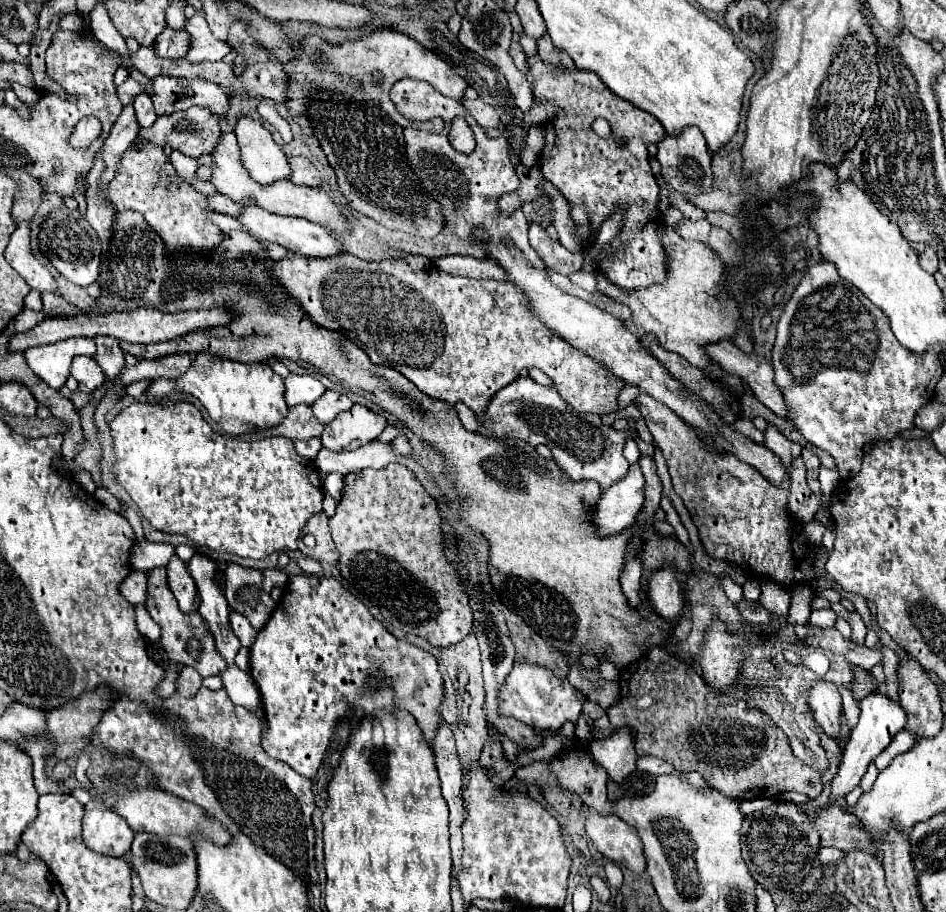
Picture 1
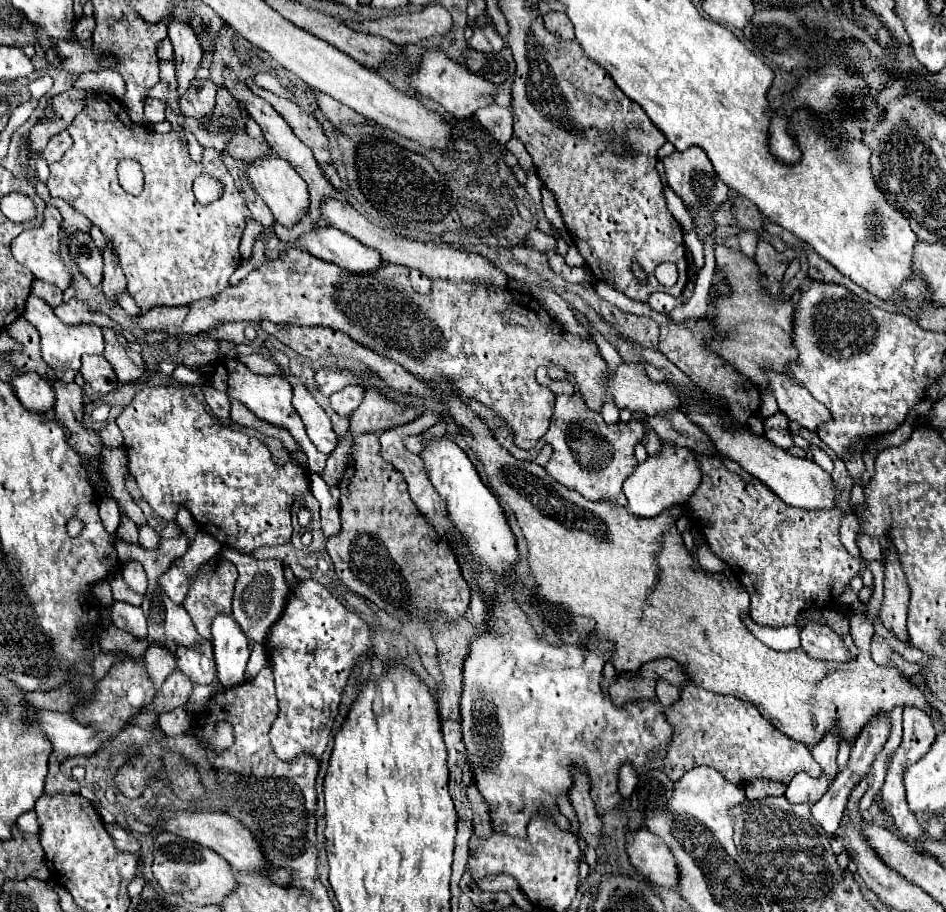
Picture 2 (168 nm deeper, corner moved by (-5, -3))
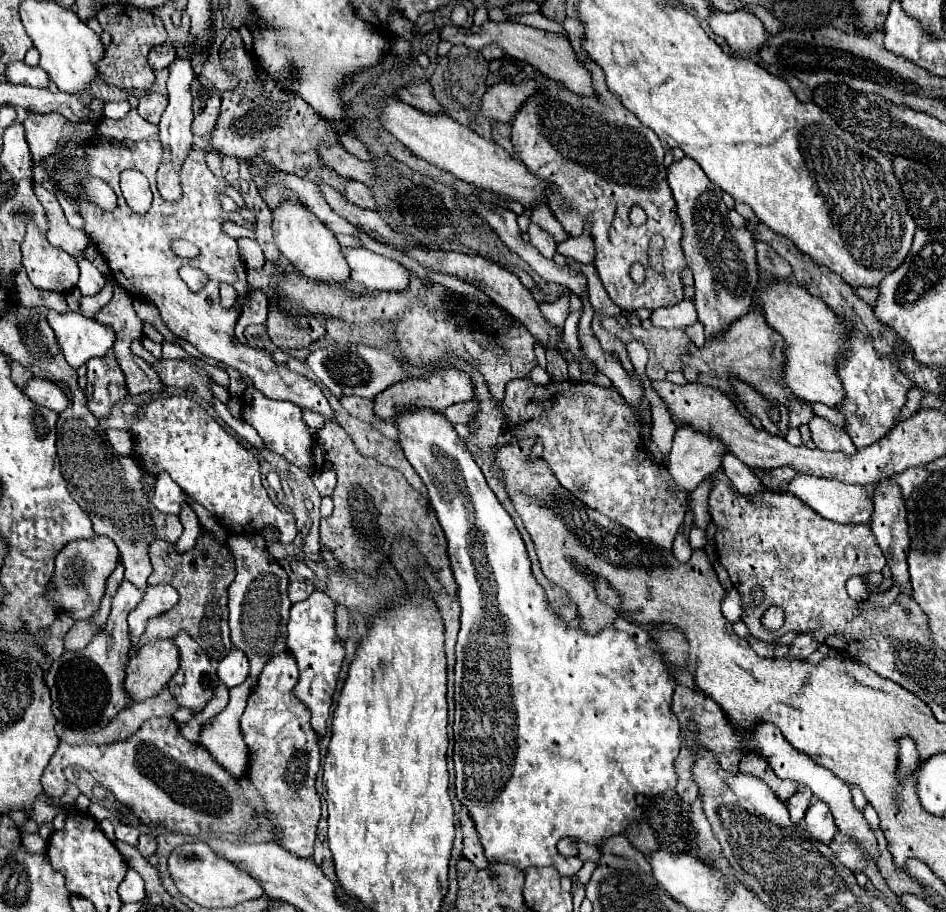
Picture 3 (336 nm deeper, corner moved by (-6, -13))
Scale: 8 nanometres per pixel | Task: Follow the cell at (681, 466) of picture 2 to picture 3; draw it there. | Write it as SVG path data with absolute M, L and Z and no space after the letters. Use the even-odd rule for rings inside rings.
M683 426L675 434L665 468L669 470L669 474L681 490L691 492L709 474L721 468L719 456L723 456L723 452L727 452L727 448L723 448L719 440L703 436L693 428Z

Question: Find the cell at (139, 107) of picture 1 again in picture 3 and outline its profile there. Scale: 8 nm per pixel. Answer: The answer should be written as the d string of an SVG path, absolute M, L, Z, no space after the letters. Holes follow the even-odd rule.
M147 94L143 98L139 98L139 106L137 106L137 112L141 114L141 118L145 118L147 122L151 124L159 124L161 120L161 114L165 112L165 106L167 106L167 98L161 96L161 94Z

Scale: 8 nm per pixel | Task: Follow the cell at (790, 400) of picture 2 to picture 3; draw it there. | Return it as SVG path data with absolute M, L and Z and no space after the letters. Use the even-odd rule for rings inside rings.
M813 416L811 422L809 422L809 430L811 430L811 438L815 442L815 446L819 450L825 450L825 452L855 452L857 448L853 446L851 438L847 436L845 428L841 426L835 426L831 424L829 420L825 418L819 418L819 416Z

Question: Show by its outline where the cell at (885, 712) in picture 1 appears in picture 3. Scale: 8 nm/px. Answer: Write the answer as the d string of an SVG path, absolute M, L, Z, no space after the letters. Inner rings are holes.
M813 802L805 814L805 826L815 836L815 840L823 844L831 844L837 834L834 818L829 807L824 802Z

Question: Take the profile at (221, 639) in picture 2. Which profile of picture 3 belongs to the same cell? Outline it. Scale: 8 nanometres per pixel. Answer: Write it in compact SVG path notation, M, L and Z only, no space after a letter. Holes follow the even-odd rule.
M231 648L223 660L217 664L217 676L227 688L235 688L249 676L247 656L239 648Z

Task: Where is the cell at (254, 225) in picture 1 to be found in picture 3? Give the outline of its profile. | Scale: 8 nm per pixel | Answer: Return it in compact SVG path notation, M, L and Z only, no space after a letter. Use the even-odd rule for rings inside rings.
M365 246L359 248L341 248L343 256L351 268L351 280L363 284L367 290L395 290L407 288L409 276L407 268L399 262L385 258L367 250Z

